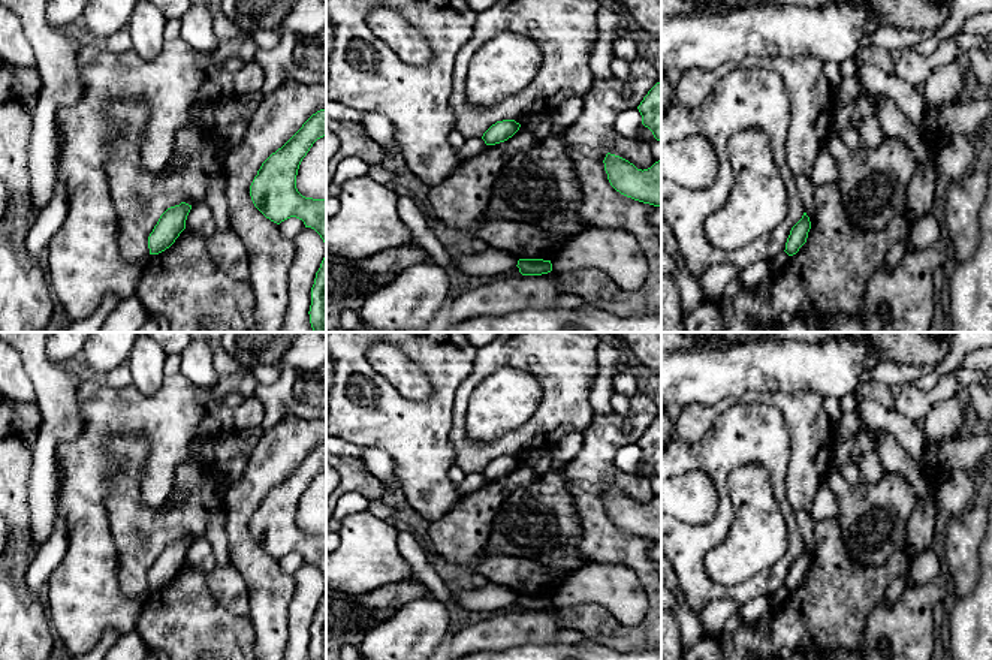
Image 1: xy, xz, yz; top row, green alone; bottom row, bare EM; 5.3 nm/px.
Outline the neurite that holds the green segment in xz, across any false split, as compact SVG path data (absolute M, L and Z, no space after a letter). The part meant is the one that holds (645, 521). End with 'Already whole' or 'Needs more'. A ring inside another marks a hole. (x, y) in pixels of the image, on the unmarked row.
M607 488L604 506L610 521L634 536L661 542L661 495L648 504L637 504L628 495Z. Already whole

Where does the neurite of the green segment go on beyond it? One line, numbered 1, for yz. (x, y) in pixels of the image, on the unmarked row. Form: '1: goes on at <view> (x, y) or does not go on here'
1: does not go on here

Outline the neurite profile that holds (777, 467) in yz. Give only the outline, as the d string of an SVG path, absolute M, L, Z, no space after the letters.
M771 406L771 421L778 425L778 456L769 458L762 450L751 452L748 447L741 449L741 456L756 458L768 470L774 495L787 524L789 540L793 542L796 539L802 539L802 536L796 521L796 509L792 506L787 494L790 434L781 410L772 406Z

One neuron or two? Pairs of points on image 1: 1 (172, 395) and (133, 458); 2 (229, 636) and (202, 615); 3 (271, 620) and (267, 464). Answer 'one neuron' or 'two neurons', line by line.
1: two neurons
2: one neuron
3: one neuron

